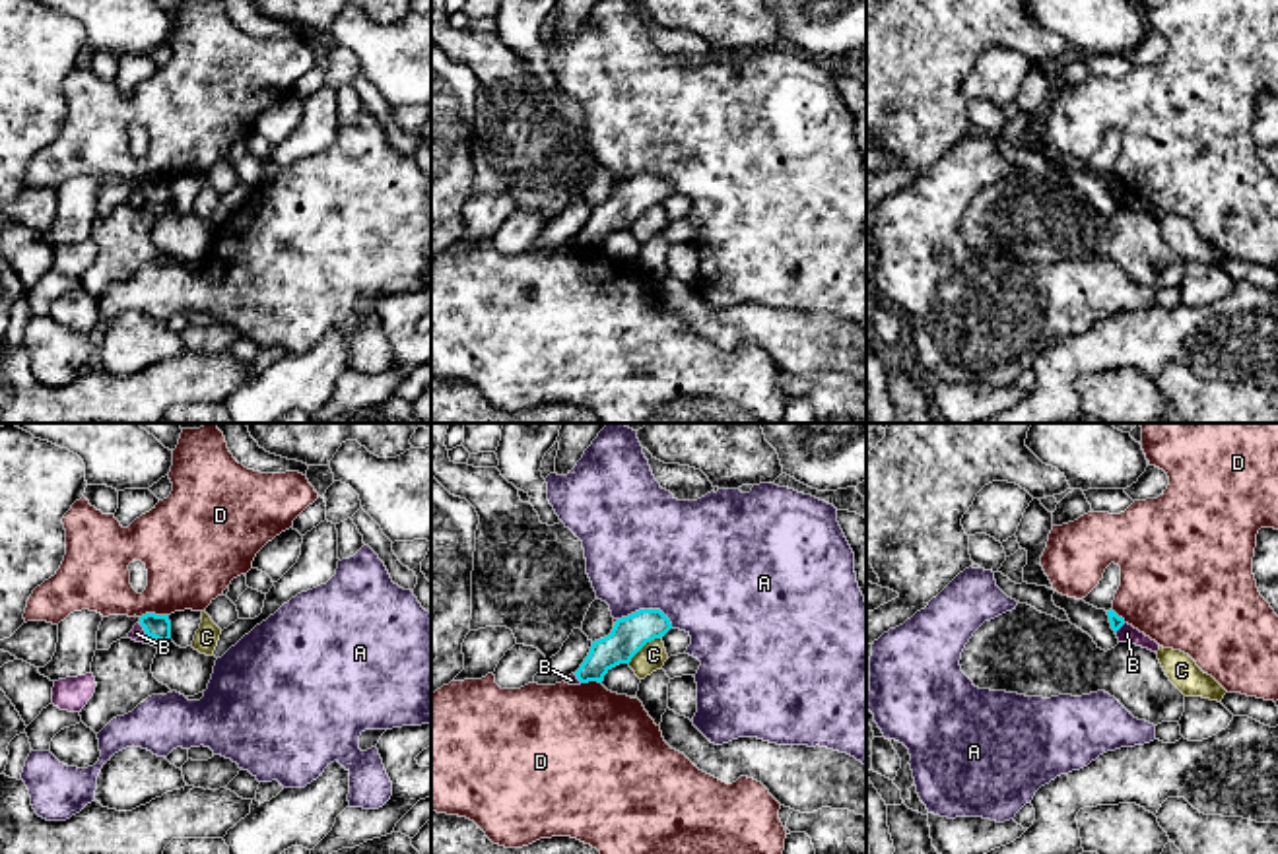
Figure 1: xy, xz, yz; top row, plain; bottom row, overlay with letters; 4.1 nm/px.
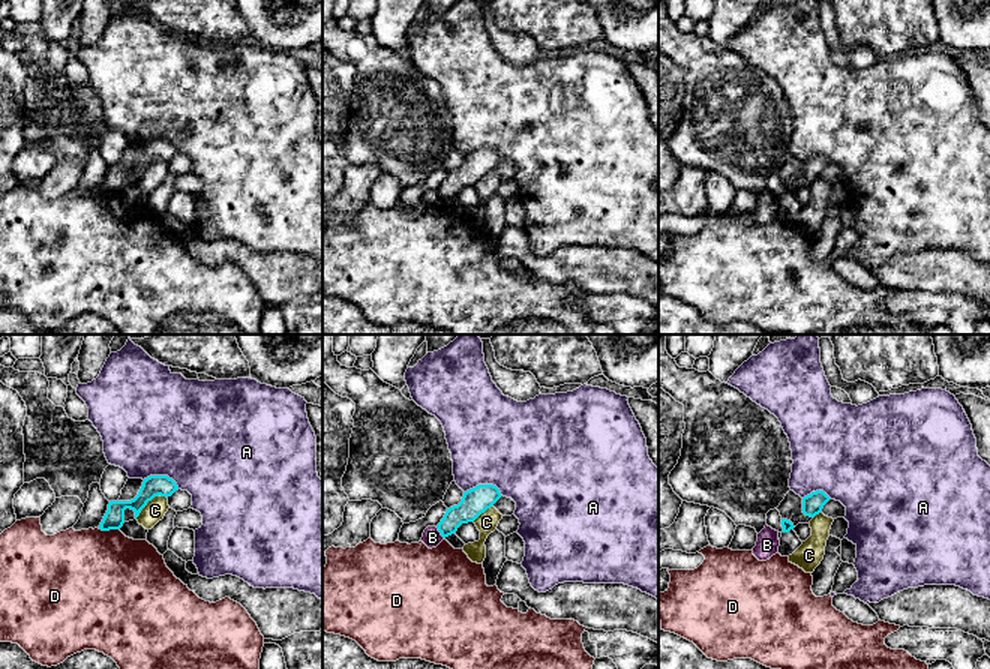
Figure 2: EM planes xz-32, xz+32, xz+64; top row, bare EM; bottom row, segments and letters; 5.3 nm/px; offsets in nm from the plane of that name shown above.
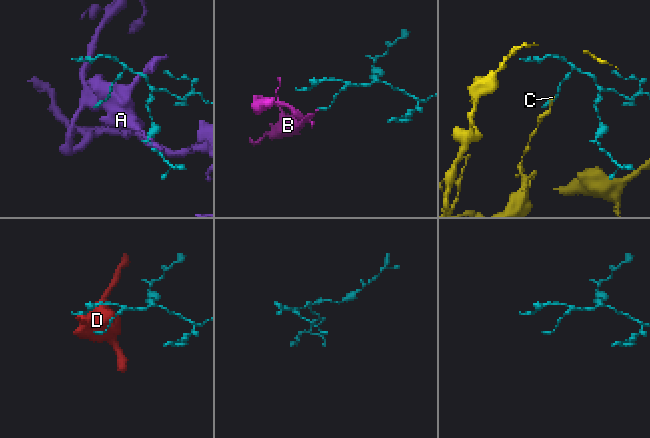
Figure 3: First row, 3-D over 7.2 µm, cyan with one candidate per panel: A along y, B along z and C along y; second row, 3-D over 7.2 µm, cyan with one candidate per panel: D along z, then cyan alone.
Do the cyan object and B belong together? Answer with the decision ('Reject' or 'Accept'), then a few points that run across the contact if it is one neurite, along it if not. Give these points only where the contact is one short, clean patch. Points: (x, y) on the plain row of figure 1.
Reject. Line: xy (138, 187), (148, 200)

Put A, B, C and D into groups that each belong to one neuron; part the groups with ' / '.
A / B / C / D

